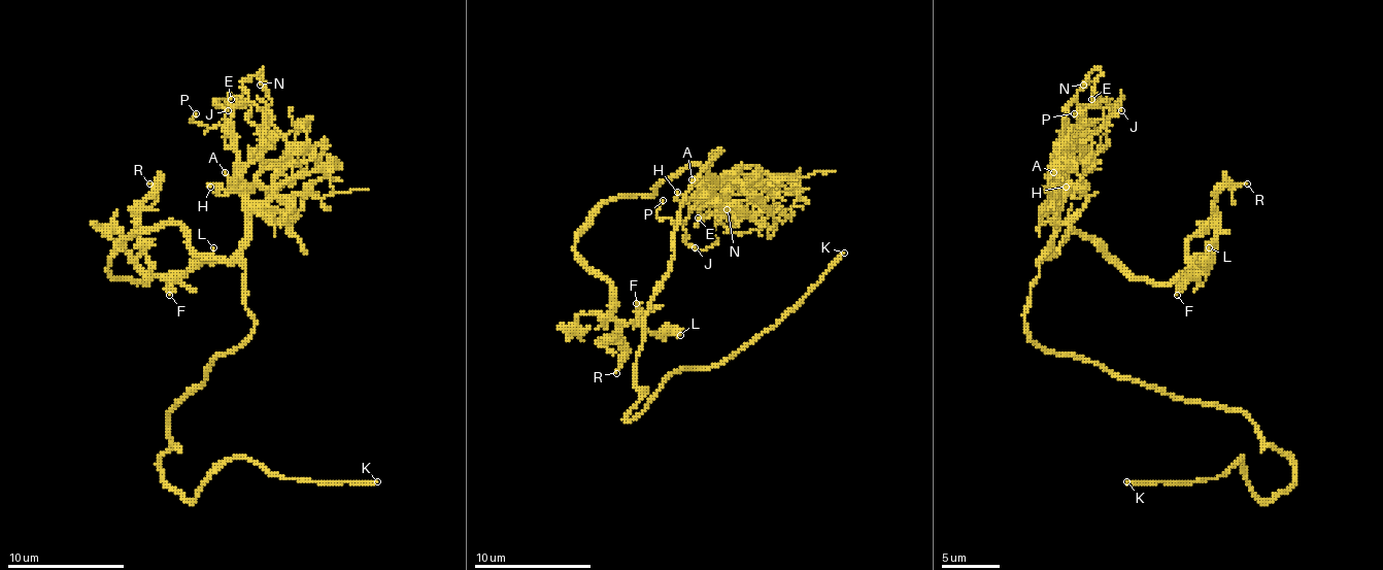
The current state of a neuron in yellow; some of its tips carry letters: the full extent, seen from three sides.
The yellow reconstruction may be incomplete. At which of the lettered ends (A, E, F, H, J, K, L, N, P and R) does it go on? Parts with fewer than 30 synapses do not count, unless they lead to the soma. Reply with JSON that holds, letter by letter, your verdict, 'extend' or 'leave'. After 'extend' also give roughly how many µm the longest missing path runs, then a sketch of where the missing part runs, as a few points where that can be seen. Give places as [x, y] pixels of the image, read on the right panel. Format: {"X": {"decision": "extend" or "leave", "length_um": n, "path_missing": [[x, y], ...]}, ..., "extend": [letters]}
{"A": {"decision": "leave"}, "E": {"decision": "leave"}, "F": {"decision": "leave"}, "H": {"decision": "leave"}, "J": {"decision": "leave"}, "K": {"decision": "extend", "length_um": 7, "path_missing": [[1126, 481], [1126, 484], [1104, 484], [1080, 502], [1069, 496]]}, "L": {"decision": "leave"}, "N": {"decision": "leave"}, "P": {"decision": "leave"}, "R": {"decision": "leave"}, "extend": ["K"]}

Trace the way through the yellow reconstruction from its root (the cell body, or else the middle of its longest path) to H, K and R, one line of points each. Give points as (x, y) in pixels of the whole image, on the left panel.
H: (213, 362), (251, 333), (255, 315), (245, 306), (245, 198), (216, 183), (210, 187)
K: (213, 362), (169, 411), (172, 446), (161, 475), (184, 499), (234, 458), (283, 478), (377, 481)
R: (213, 362), (255, 327), (237, 263), (155, 225), (108, 271), (143, 282), (149, 183)

